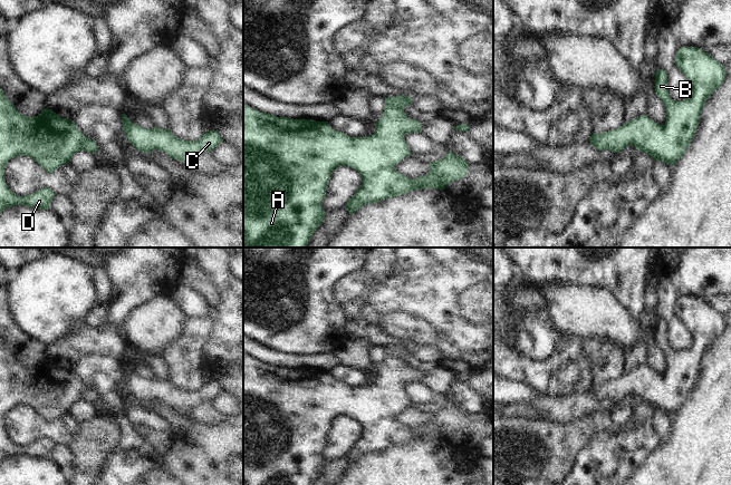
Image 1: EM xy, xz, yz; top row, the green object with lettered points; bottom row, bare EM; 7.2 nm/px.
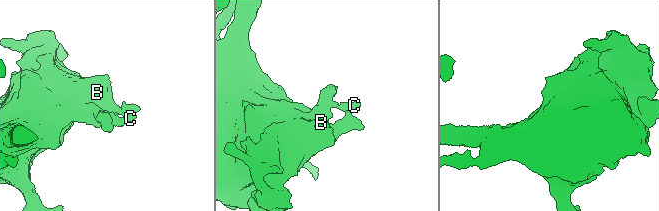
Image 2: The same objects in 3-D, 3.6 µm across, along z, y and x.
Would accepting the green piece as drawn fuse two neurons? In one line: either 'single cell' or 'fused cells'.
single cell

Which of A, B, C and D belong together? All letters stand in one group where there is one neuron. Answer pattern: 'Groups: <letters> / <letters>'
Groups: A B C D

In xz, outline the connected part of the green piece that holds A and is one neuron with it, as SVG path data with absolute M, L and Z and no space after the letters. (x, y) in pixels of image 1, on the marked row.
M408 96L385 97L386 105L382 118L375 124L375 133L368 137L350 137L334 130L328 122L314 119L294 119L260 113L243 103L243 248L307 248L312 234L325 220L323 201L334 169L349 166L362 176L362 185L345 208L353 214L365 204L373 204L389 197L401 196L422 188L444 190L451 182L468 174L469 163L452 152L442 159L430 162L430 172L425 176L411 180L394 167L411 155L404 138L408 133L422 133L422 124L410 119L404 108L412 104Z

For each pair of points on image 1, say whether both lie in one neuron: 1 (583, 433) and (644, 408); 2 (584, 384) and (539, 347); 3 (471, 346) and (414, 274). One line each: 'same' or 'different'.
1: different
2: same
3: same

